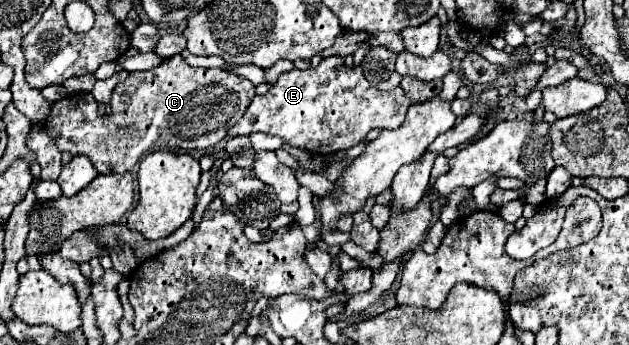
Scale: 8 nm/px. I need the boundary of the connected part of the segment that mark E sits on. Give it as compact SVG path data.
M331 56L321 60L317 68L283 72L265 96L253 98L241 122L229 130L229 136L263 132L281 136L293 148L327 156L359 144L375 128L397 128L409 106L411 100L401 86L391 92L381 92L367 82L361 66L349 68L341 56Z

